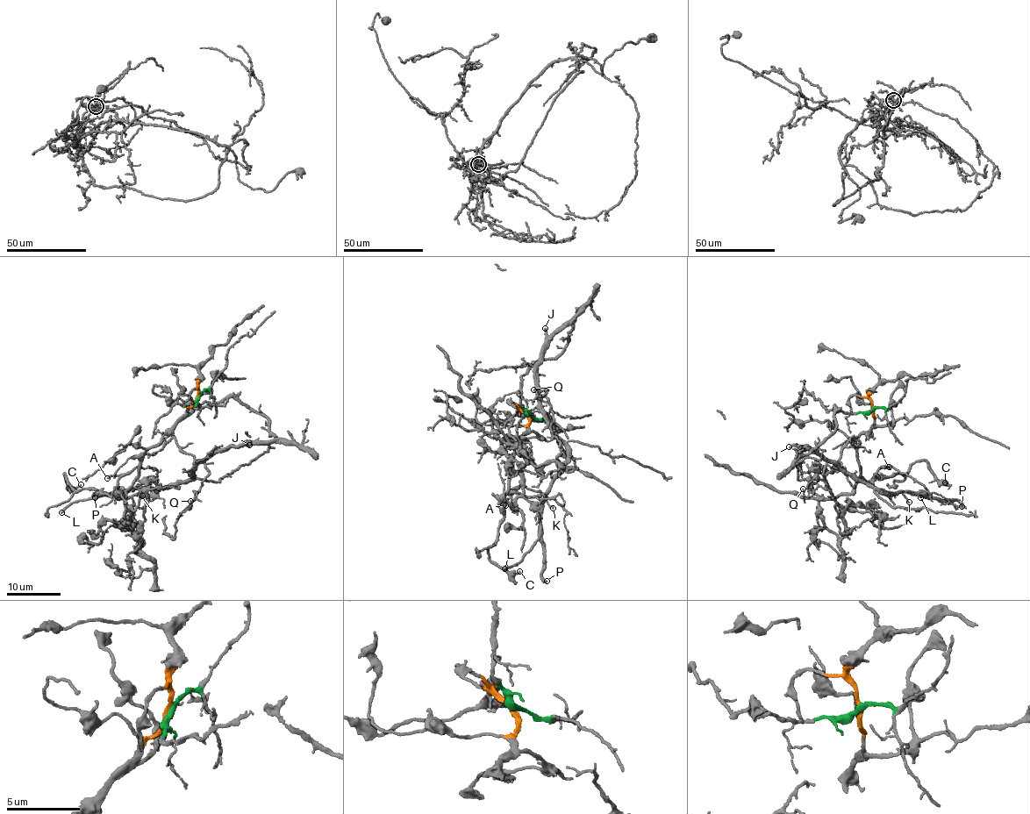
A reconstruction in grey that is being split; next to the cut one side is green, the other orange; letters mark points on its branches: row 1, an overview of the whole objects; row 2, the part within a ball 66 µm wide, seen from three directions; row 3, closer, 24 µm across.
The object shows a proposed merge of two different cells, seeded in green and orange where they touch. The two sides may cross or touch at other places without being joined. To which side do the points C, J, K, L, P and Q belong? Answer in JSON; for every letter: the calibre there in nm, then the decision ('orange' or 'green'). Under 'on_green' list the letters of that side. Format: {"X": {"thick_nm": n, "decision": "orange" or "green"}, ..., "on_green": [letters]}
{"C": {"thick_nm": 150, "decision": "orange"}, "J": {"thick_nm": 200, "decision": "green"}, "K": {"thick_nm": 140, "decision": "green"}, "L": {"thick_nm": 240, "decision": "green"}, "P": {"thick_nm": 380, "decision": "green"}, "Q": {"thick_nm": 160, "decision": "green"}, "on_green": ["J", "K", "L", "P", "Q"]}

